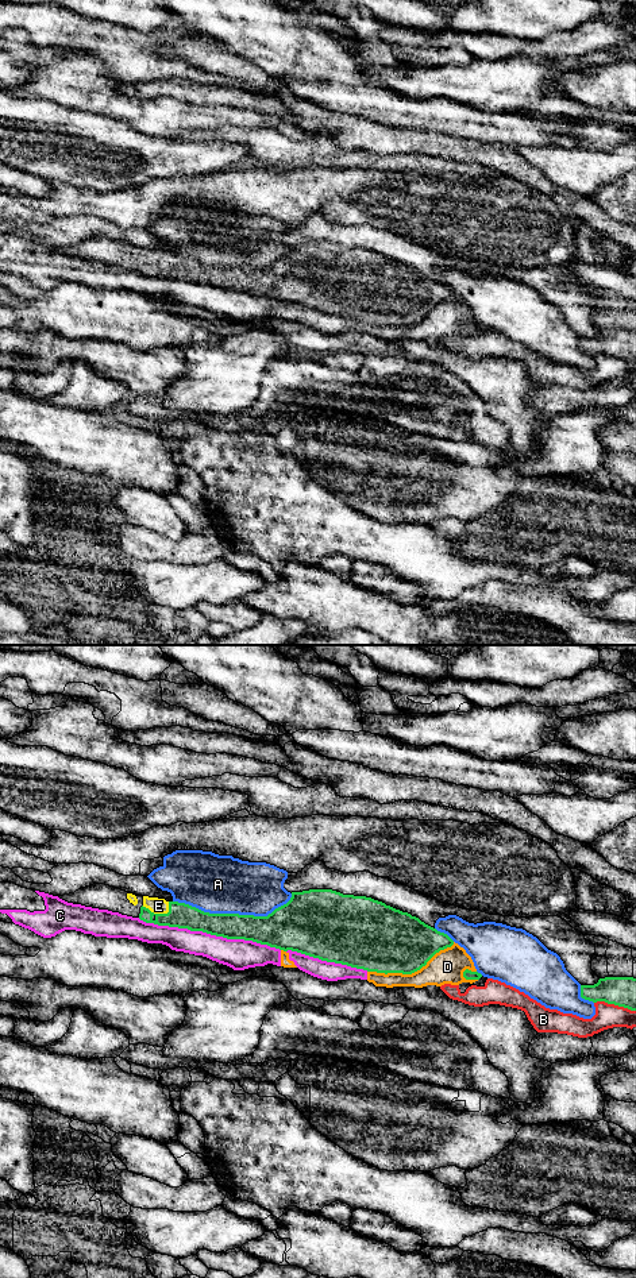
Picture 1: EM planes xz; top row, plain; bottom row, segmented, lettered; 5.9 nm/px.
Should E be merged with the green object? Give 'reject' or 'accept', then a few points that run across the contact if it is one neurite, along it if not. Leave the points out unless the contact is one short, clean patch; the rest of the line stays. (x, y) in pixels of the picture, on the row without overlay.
accept | xz (181, 267), (155, 266), (158, 258)

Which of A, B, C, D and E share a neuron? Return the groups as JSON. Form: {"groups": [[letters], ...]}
{"groups": [["A"], ["B"], ["C", "D"], ["E"]]}

